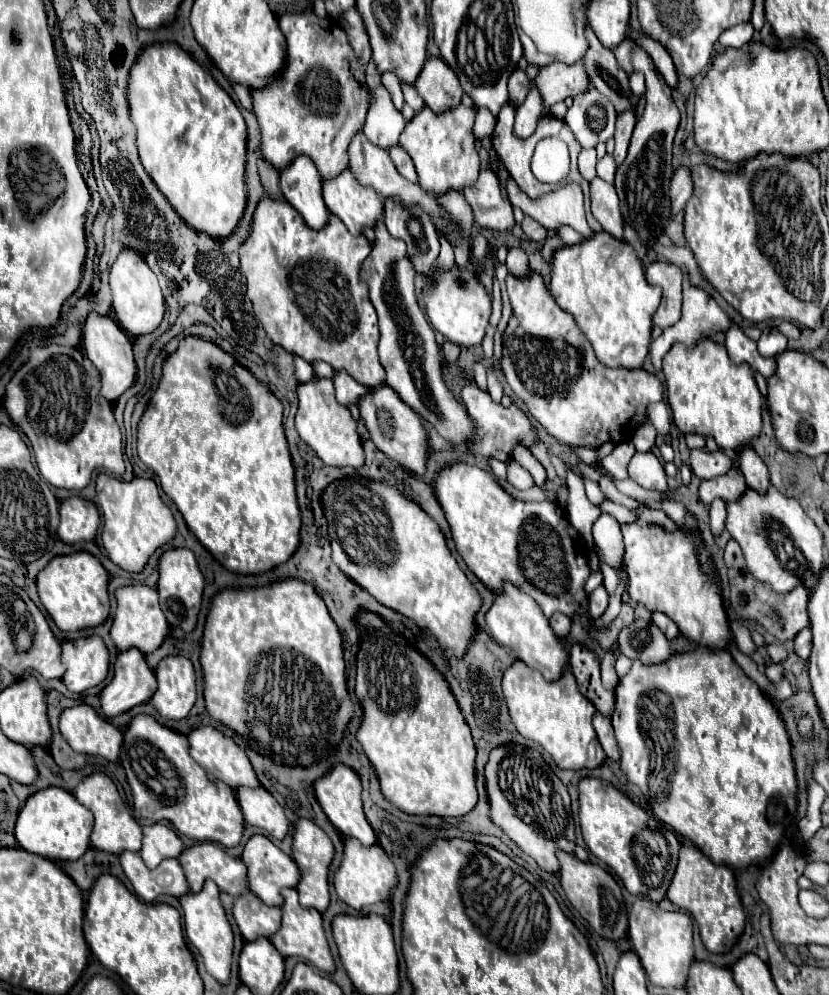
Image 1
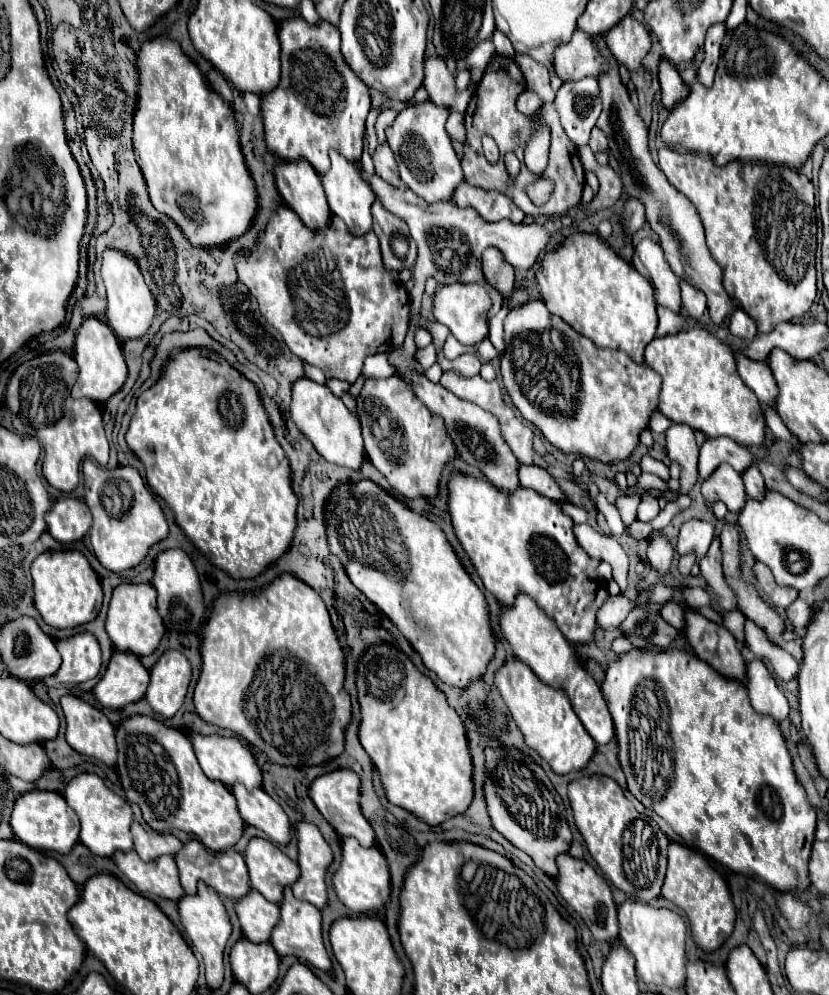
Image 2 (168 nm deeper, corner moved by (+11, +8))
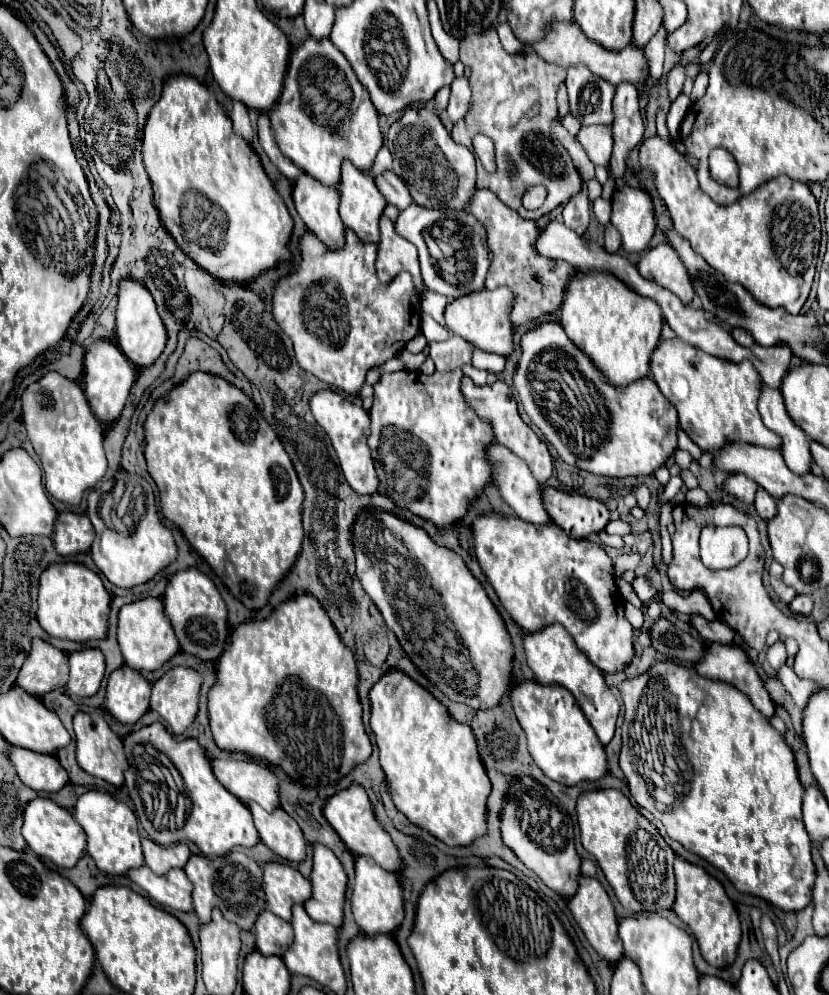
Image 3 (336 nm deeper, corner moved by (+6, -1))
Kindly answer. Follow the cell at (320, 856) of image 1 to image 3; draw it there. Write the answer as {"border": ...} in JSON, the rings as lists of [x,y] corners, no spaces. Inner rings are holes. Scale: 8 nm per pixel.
{"border":[[[323,844],[313,846],[313,896],[303,904],[309,918],[315,922],[325,922],[335,928],[343,924],[347,874],[341,862]]]}

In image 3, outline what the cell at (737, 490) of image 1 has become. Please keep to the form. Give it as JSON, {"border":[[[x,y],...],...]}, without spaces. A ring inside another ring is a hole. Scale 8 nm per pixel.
{"border":[[[733,474],[725,486],[723,486],[723,492],[729,494],[729,496],[735,496],[735,498],[741,498],[743,502],[747,504],[753,504],[753,498],[755,498],[755,492],[757,492],[757,482],[753,482],[751,478],[745,478],[743,474]]]}

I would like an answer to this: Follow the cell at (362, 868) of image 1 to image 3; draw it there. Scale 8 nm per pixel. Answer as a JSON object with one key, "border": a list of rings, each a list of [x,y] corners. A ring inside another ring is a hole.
{"border":[[[359,856],[355,860],[355,888],[351,894],[351,910],[365,936],[373,938],[377,934],[395,934],[403,922],[403,896],[399,876],[383,870],[371,856]]]}

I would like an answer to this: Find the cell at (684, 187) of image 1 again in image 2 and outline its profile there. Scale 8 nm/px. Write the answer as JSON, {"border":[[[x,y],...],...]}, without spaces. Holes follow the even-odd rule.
{"border":[[[638,199],[624,203],[624,227],[628,233],[636,233],[646,223],[646,209]]]}

